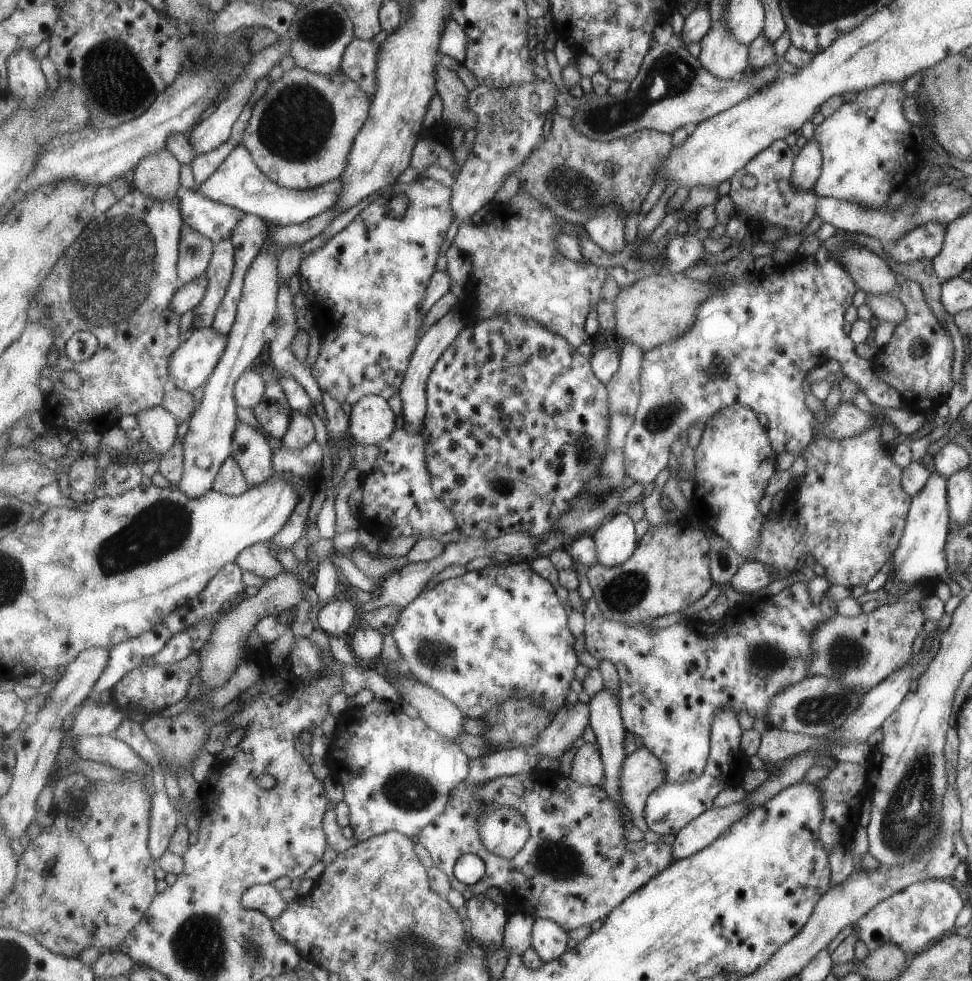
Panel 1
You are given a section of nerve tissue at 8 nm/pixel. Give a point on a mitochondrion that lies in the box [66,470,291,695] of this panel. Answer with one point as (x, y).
(160, 527)

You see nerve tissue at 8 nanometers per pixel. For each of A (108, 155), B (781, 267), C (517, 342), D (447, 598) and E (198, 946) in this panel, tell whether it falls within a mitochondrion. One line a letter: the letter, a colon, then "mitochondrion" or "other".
A: other
B: other
C: mitochondrion
D: other
E: mitochondrion

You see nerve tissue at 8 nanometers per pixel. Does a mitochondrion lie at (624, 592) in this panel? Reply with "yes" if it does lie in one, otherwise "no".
yes

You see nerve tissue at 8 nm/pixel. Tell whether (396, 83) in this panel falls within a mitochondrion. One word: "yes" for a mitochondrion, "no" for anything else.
no

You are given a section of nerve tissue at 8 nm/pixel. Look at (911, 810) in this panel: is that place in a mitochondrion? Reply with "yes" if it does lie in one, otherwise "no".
yes

